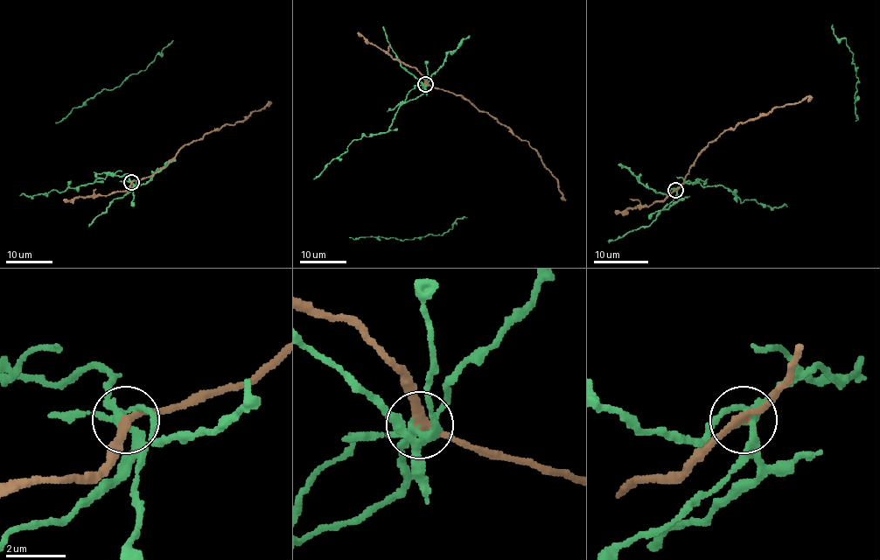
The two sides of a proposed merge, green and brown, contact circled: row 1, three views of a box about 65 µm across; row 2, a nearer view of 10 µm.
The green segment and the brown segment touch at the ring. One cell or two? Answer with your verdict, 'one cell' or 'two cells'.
two cells

